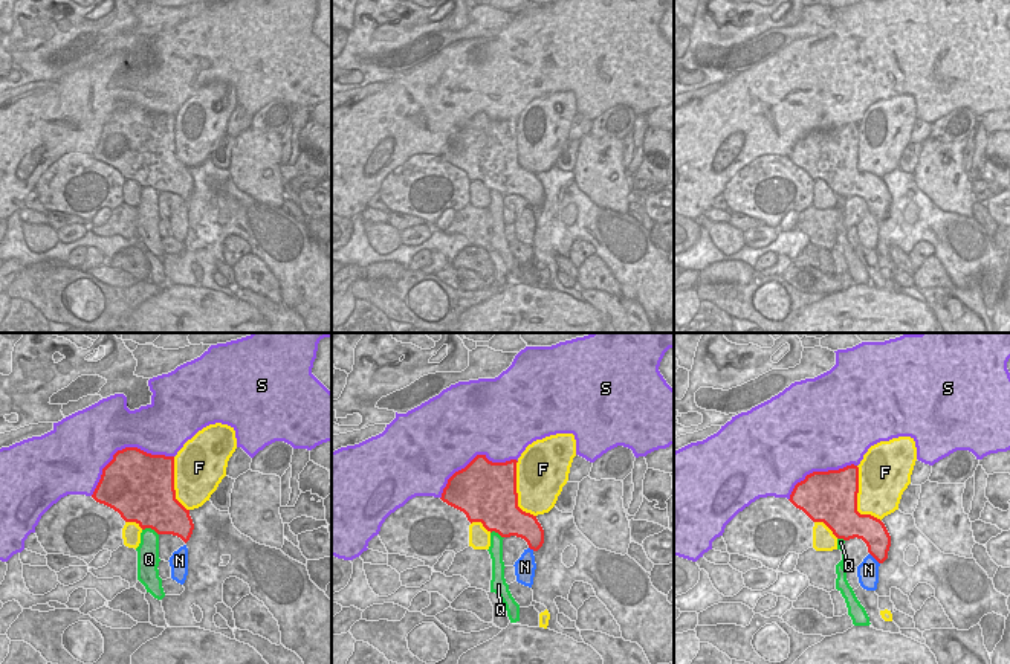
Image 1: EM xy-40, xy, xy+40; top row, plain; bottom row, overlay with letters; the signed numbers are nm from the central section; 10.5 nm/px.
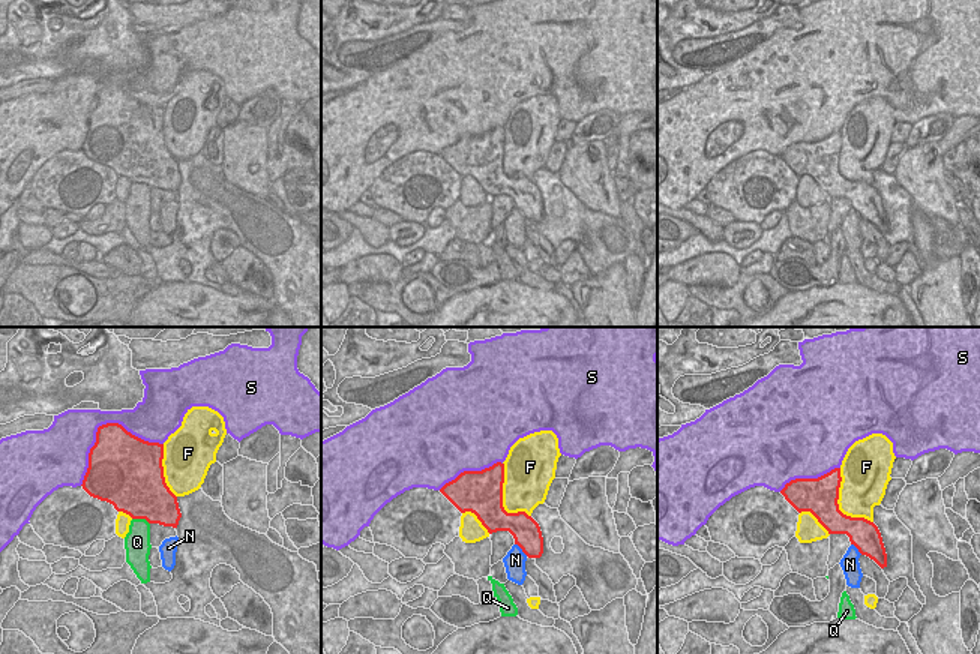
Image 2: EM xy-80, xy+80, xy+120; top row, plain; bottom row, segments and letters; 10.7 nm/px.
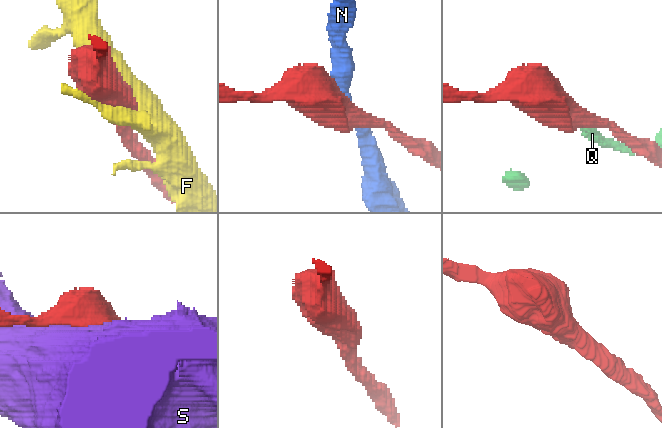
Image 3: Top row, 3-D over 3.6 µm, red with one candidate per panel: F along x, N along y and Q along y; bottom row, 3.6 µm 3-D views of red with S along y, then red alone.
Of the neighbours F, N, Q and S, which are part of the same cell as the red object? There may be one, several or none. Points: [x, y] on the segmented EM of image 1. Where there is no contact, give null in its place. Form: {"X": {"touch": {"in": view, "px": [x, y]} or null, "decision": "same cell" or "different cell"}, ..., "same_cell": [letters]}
{"F": {"touch": {"in": "xy+40", "px": [856, 499]}, "decision": "different cell"}, "N": {"touch": {"in": "xy+40", "px": [874, 557]}, "decision": "different cell"}, "Q": {"touch": {"in": "xy-40", "px": [150, 527]}, "decision": "different cell"}, "S": {"touch": {"in": "xy-40", "px": [123, 449]}, "decision": "different cell"}, "same_cell": []}

